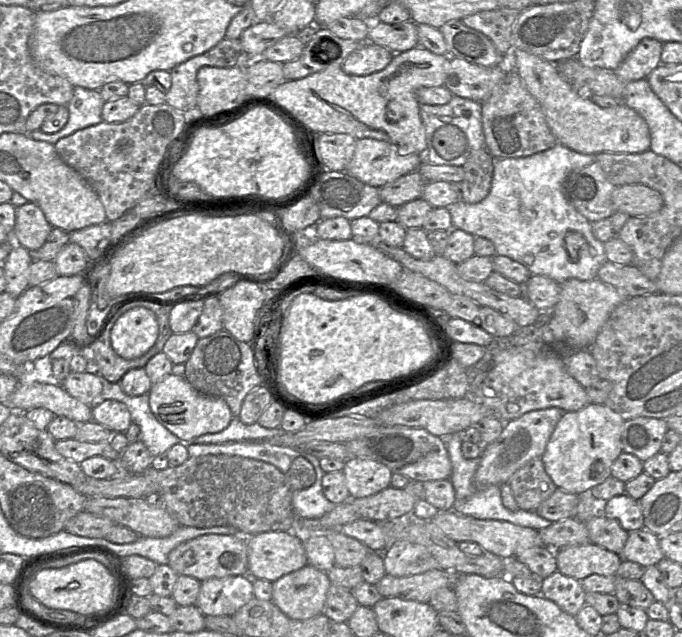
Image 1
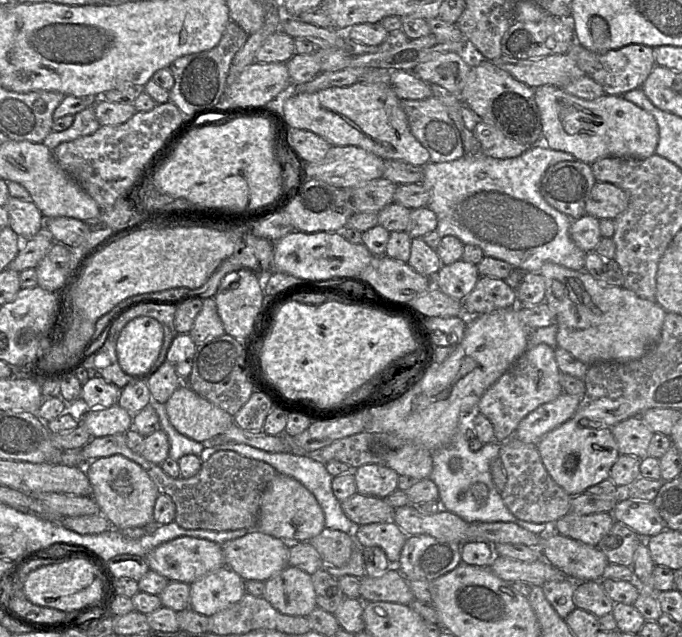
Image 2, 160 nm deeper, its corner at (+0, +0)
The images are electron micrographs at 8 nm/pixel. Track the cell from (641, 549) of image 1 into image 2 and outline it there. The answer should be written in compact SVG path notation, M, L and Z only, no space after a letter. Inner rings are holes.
M615 521L597 547L606 555L609 563L631 567L634 553L641 541L643 538L635 531Z

